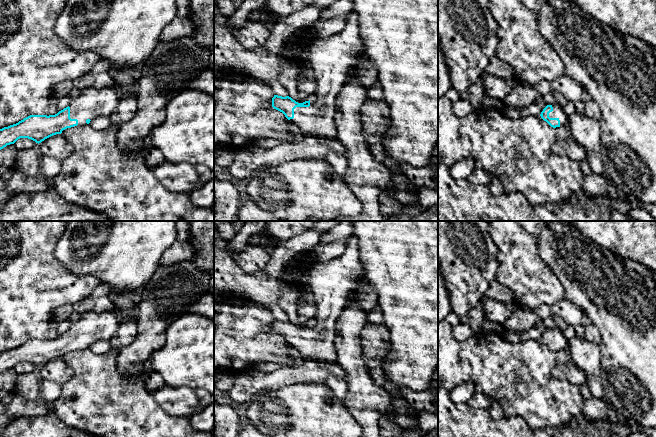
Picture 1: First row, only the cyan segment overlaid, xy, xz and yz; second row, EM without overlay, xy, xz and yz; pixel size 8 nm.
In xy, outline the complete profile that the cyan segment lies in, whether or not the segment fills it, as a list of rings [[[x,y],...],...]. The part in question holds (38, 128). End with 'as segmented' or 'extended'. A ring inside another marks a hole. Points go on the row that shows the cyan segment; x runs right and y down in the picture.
[[[84,88],[68,107],[55,115],[30,115],[0,129],[0,150],[20,138],[28,138],[39,144],[67,128],[89,124],[98,116],[109,117],[120,99],[121,95],[112,88]]]; extended

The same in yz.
[[[558,102],[547,105],[540,116],[553,128],[568,125],[568,115],[564,112],[562,105]]]; extended

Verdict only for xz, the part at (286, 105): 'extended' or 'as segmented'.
extended

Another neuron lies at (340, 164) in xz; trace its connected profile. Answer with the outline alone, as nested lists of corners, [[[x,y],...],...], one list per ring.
[[[329,153],[325,158],[334,168],[335,172],[342,178],[344,178],[346,170],[348,168],[347,159],[336,153]]]

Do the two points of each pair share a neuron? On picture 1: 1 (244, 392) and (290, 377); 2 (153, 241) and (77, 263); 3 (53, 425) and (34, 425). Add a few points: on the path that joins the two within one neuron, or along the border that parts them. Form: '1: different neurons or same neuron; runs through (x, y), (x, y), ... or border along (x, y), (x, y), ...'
1: same neuron; runs through (255, 382), (271, 381), (279, 378)
2: same neuron; runs through (134, 241), (99, 241), (96, 244)
3: same neuron; runs through (48, 425), (39, 425)

